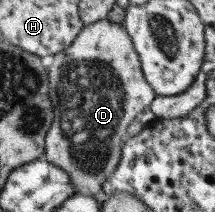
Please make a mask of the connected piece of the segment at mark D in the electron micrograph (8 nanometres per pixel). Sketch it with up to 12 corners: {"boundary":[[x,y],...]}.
{"boundary":[[124,27],[45,66],[43,160],[100,196],[154,100]]}

